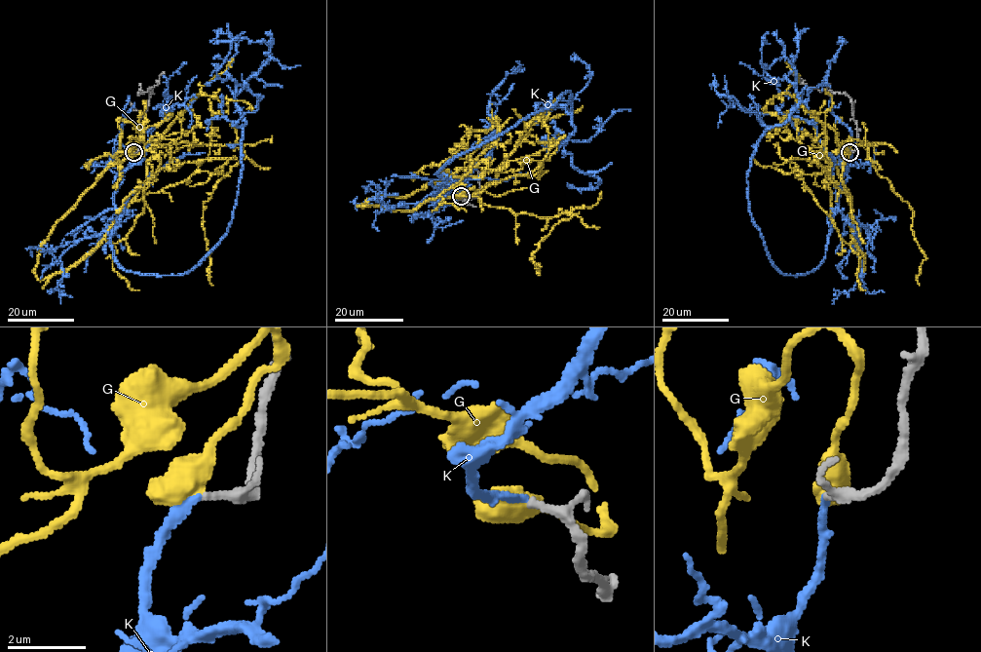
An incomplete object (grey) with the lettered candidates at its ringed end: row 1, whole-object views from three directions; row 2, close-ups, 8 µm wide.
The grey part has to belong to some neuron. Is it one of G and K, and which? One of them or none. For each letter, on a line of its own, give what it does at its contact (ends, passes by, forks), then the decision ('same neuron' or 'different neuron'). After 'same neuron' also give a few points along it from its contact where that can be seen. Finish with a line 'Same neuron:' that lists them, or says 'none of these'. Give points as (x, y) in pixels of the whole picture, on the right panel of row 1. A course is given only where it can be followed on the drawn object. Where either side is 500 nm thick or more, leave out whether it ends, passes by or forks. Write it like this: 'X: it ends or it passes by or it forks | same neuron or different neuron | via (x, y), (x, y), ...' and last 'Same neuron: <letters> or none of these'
G: it passes by | different neuron
K: it ends | same neuron | via (849, 152), (824, 258), (800, 275), (781, 273), (752, 220), (750, 157), (765, 130), (826, 77), (837, 43)
Same neuron: K

